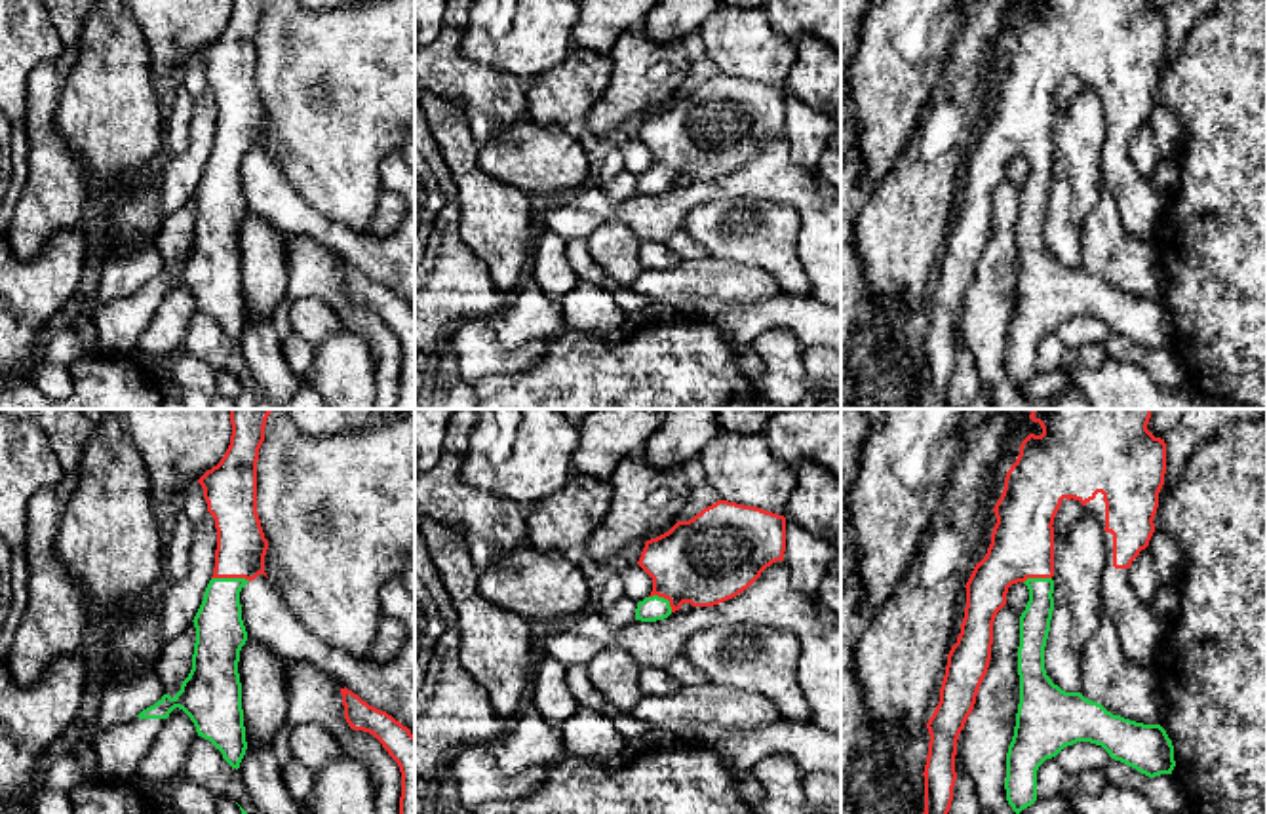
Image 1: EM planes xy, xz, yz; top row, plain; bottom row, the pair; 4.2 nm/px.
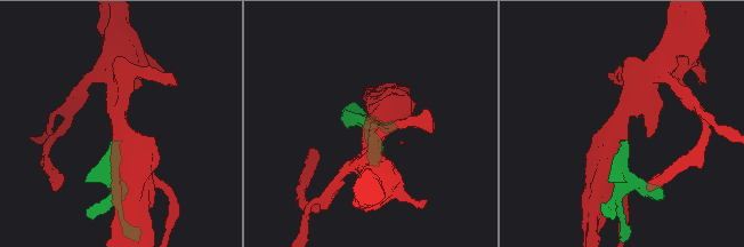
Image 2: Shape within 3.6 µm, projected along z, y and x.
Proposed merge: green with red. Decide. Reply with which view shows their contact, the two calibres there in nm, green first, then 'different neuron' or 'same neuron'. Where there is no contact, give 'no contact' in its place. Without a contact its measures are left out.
contact in xy; calibres 200 and 220 nm; same neuron

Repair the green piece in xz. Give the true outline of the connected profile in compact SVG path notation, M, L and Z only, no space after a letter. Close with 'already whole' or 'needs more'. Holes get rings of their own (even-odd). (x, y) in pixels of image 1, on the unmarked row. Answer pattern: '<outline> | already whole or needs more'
M717 74L689 95L677 95L668 107L645 116L637 139L653 152L653 165L637 177L635 194L656 196L679 184L683 177L713 181L748 164L761 146L784 135L786 91L729 74Z | needs more

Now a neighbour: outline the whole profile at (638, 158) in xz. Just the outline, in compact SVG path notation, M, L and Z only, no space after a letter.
M639 139L630 141L620 148L624 154L624 169L609 181L599 183L599 188L616 204L635 196L637 177L653 165L653 152Z

